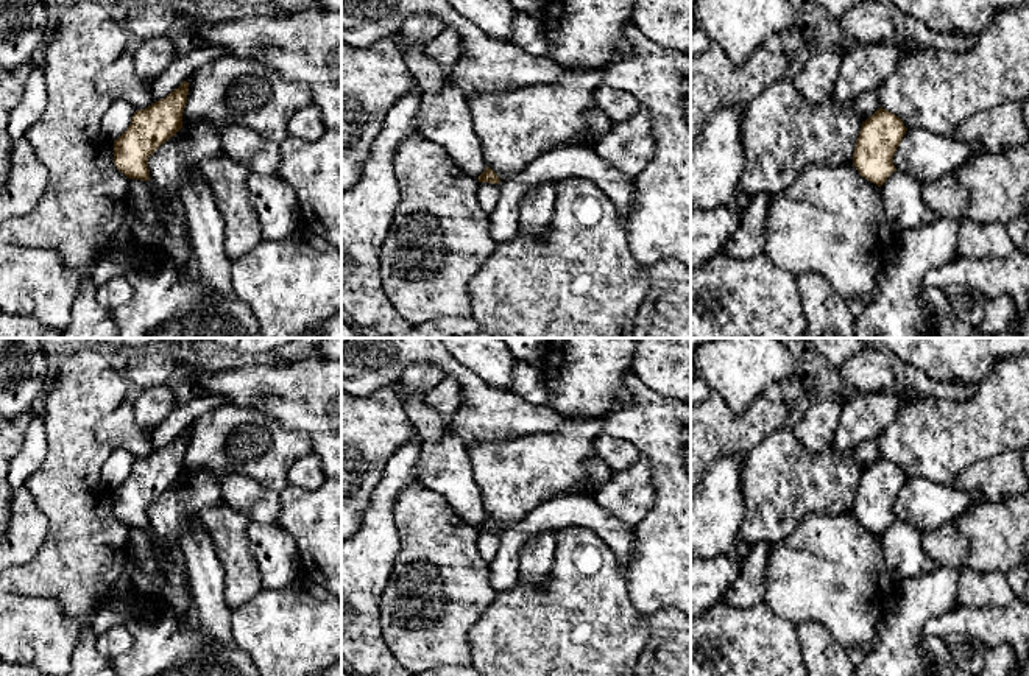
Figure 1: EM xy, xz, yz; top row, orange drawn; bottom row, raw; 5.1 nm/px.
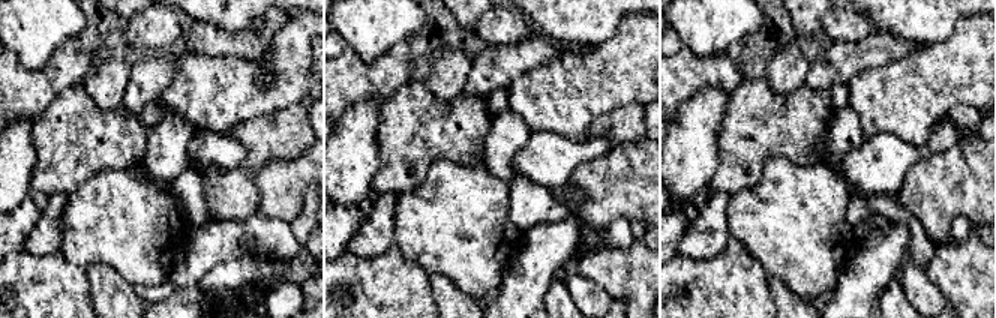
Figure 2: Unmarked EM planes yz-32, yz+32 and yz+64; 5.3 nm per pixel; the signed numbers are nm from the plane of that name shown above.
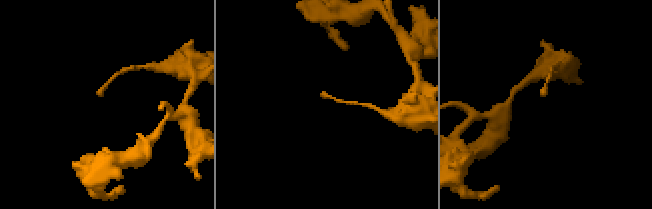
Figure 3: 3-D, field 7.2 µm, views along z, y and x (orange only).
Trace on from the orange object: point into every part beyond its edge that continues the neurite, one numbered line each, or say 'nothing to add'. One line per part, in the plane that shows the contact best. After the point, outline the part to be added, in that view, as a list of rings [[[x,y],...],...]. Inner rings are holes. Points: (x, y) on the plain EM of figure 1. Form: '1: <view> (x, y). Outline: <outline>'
nothing to add

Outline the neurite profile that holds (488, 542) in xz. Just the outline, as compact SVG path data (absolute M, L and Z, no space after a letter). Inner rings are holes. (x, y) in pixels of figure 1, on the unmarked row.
M568 495L536 506L524 520L499 533L479 531L477 550L490 565L491 586L504 592L519 581L521 550L530 536L572 525L600 536L616 555L619 567L628 570L635 553L635 526L600 508L592 495Z

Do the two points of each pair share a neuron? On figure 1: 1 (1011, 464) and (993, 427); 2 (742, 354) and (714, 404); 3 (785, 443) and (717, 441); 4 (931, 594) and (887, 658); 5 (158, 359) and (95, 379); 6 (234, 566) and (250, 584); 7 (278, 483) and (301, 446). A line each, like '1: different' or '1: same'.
1: different
2: different
3: different
4: same
5: different
6: same
7: same

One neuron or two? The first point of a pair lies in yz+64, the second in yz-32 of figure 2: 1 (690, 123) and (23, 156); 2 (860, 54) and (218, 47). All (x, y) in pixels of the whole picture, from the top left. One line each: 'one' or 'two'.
1: one
2: two

